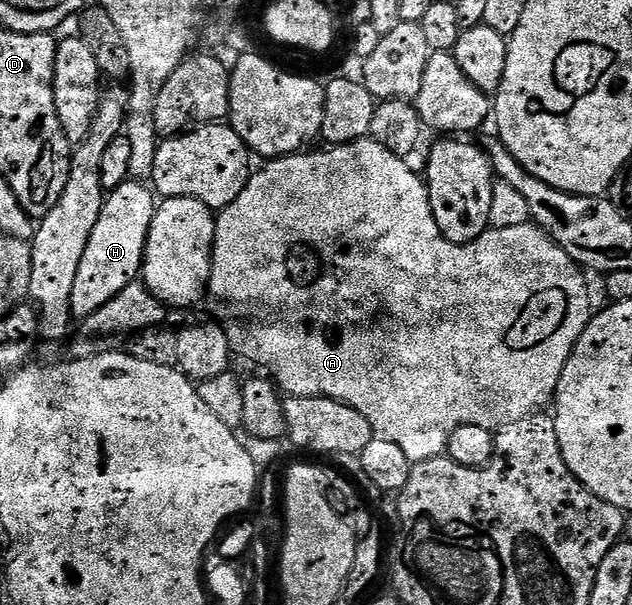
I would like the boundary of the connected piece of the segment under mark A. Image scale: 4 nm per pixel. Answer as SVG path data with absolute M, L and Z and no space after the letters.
M368 137L358 139L356 143L346 143L343 147L332 146L327 151L315 151L312 155L308 153L296 153L294 155L285 155L281 159L272 159L266 165L254 172L251 180L245 185L245 189L241 189L241 197L237 197L237 201L233 201L233 205L223 208L218 212L215 221L215 248L213 249L213 257L211 258L211 285L209 288L210 298L216 299L217 302L223 303L223 315L226 326L233 329L231 335L231 345L236 356L244 355L247 359L252 359L255 363L260 363L264 367L264 372L270 373L276 384L288 396L304 399L305 397L313 397L318 399L336 399L338 403L347 403L353 409L357 409L371 426L372 432L378 438L385 441L393 441L393 445L398 445L404 451L405 457L409 457L412 464L424 463L426 459L440 458L446 452L449 441L453 437L453 433L457 429L461 429L465 425L481 425L485 430L495 433L500 427L509 425L513 421L521 421L527 415L536 414L540 409L552 402L555 398L555 390L561 381L561 373L565 369L565 365L569 361L569 357L573 353L573 349L577 345L577 341L581 337L581 333L585 333L585 329L589 325L593 314L593 306L591 307L591 291L587 288L588 276L581 270L579 264L574 263L569 257L569 253L565 253L565 249L561 249L547 236L542 229L536 227L534 222L525 225L513 225L512 227L491 227L483 232L481 237L477 237L471 243L454 243L449 241L441 233L441 229L437 225L437 221L433 217L433 205L429 201L429 193L423 175L418 175L409 169L409 165L405 163L402 155L395 155L385 145L376 143L375 140Z

